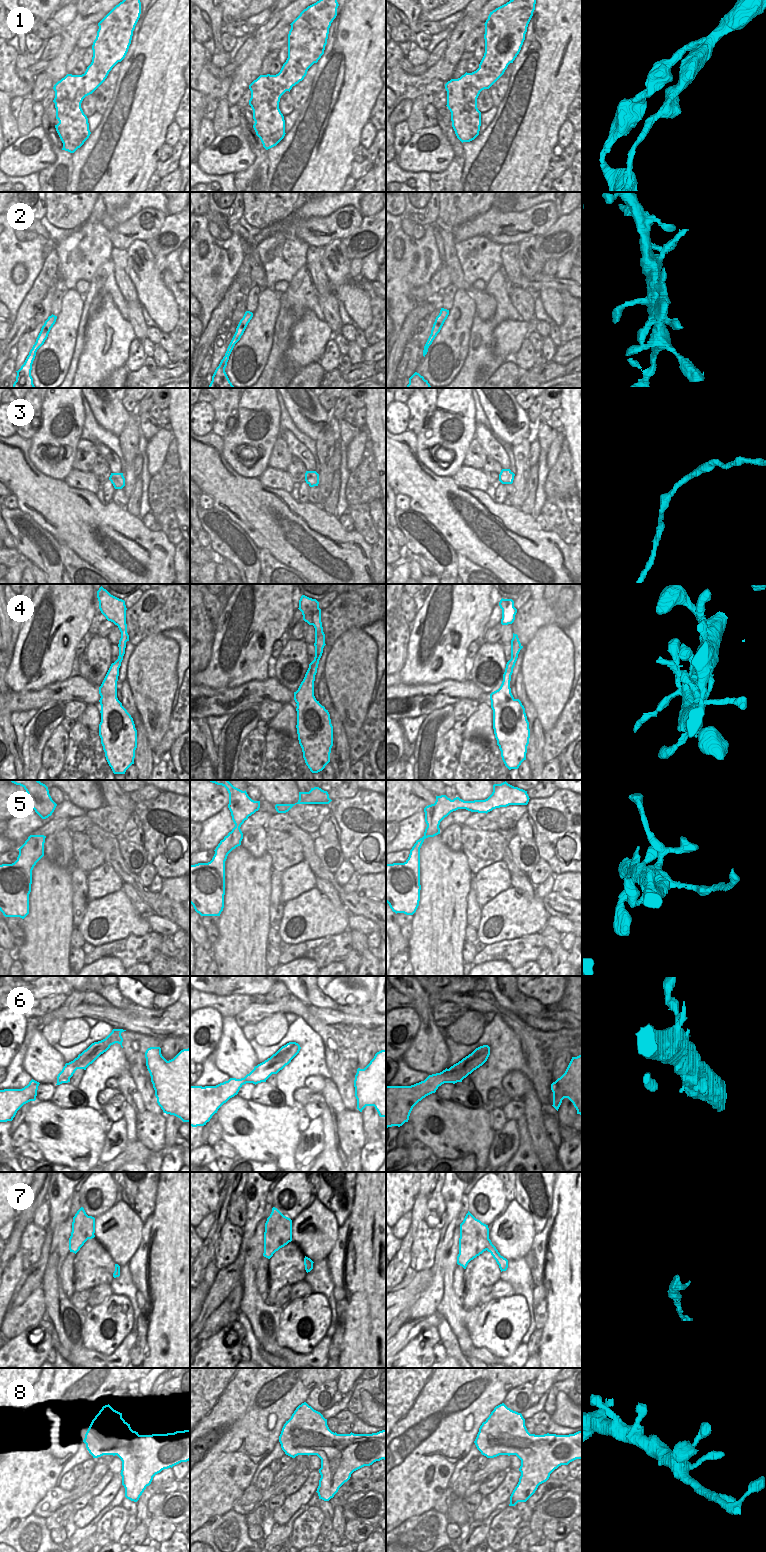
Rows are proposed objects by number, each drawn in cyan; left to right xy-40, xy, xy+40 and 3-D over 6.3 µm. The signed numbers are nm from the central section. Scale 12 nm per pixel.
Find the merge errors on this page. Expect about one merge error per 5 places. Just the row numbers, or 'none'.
7

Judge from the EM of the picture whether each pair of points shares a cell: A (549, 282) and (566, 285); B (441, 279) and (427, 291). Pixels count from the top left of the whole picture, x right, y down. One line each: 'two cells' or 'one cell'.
A: one cell
B: one cell

